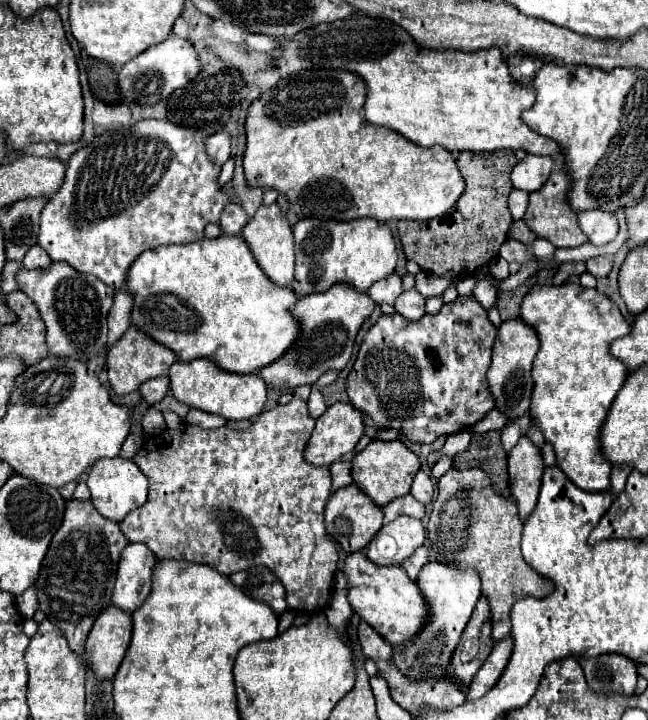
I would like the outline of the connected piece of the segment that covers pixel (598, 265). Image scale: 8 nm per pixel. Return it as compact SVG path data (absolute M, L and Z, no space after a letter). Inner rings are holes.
M594 257L586 261L588 265L588 273L592 273L594 277L606 277L612 269L612 259L610 257Z

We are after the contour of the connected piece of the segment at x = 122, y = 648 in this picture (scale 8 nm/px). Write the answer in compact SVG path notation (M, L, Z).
M110 605L96 619L86 641L86 657L100 679L112 679L132 639L132 615Z

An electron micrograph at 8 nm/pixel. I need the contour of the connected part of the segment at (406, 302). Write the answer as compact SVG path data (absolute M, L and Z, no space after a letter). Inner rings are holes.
M410 289L410 291L402 291L400 297L396 297L394 307L400 315L408 317L410 321L416 321L426 313L424 303L426 303L426 299L416 289Z

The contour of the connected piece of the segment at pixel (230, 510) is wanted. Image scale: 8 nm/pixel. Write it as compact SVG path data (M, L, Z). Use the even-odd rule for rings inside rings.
M294 395L294 399L288 405L276 405L268 411L262 411L260 417L246 431L236 431L236 429L230 429L230 427L202 429L198 425L190 425L188 421L182 421L182 425L174 431L164 429L160 435L148 437L144 447L134 455L134 463L148 477L148 501L142 507L134 509L132 513L128 513L124 517L124 521L120 523L122 533L128 537L130 543L144 543L146 547L150 547L158 559L196 561L196 563L202 563L202 565L210 565L212 569L220 571L222 575L232 575L232 573L248 569L252 565L264 565L264 567L272 569L280 577L280 581L284 583L286 601L288 601L290 609L294 609L294 611L304 611L304 609L322 611L326 607L326 603L330 601L330 595L332 595L334 573L338 569L338 547L328 537L328 533L324 529L324 507L326 507L326 501L332 493L330 465L316 467L316 465L310 465L310 463L304 461L304 447L306 447L306 443L308 443L308 439L314 431L314 423L316 423L316 419L310 417L306 401Z

